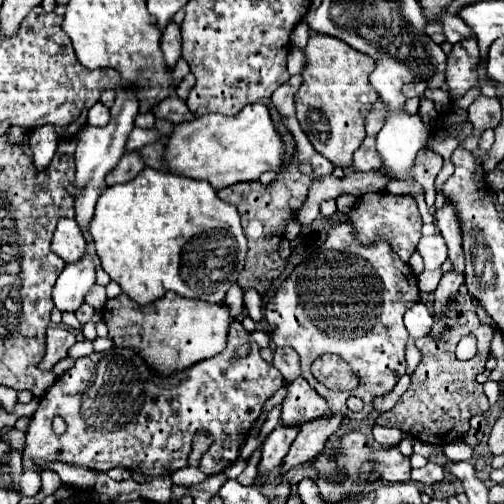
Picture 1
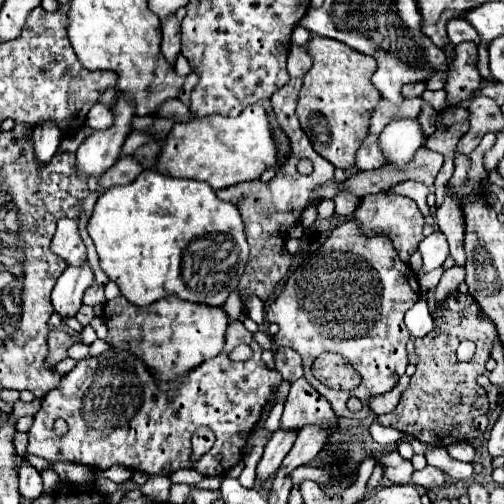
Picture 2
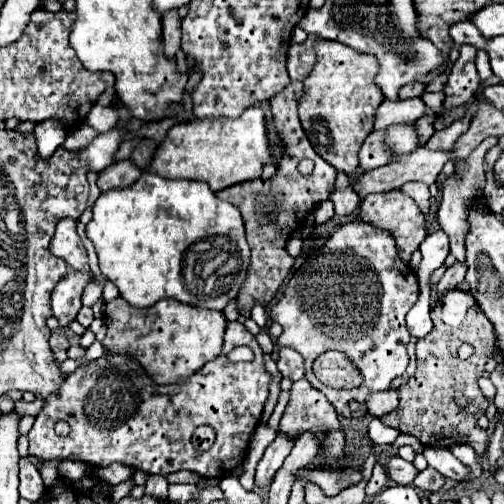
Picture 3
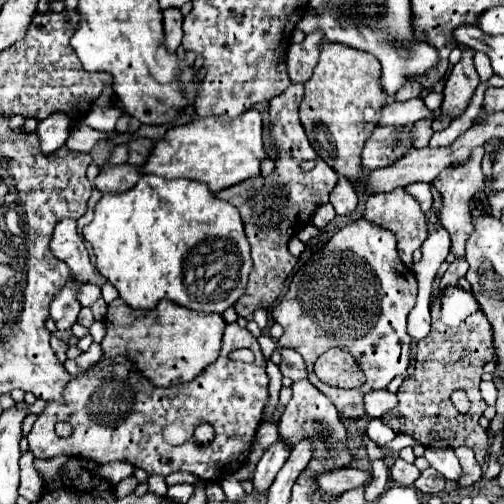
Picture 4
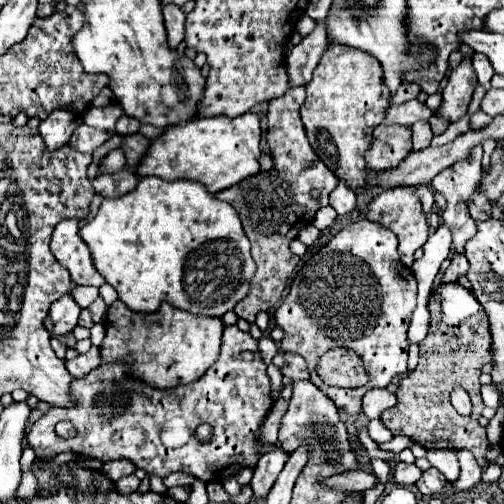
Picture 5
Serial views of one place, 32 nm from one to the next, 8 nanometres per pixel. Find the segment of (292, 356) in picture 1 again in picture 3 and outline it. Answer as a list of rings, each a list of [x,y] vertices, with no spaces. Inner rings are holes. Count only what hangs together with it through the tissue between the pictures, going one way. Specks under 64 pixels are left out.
[[[280,348],[278,350],[278,370],[282,378],[290,378],[292,382],[298,378],[304,378],[304,362],[302,356],[292,348]]]

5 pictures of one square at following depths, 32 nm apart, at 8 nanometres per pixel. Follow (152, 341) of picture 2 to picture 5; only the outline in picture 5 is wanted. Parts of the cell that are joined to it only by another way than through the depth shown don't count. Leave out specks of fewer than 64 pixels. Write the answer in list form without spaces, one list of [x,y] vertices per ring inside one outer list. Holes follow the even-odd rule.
[[[116,300],[108,308],[106,336],[100,350],[102,362],[124,358],[124,362],[132,366],[134,376],[144,378],[144,382],[154,384],[156,388],[172,388],[198,380],[218,358],[220,340],[222,318],[194,316],[192,312],[180,310],[168,302],[162,302],[156,312],[140,314],[130,310],[122,300]]]

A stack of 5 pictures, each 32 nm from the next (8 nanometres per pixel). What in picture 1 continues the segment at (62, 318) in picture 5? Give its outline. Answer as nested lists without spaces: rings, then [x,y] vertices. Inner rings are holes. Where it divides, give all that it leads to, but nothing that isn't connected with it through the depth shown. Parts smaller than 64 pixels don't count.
[[[90,240],[86,246],[86,254],[78,262],[64,266],[52,292],[54,306],[60,312],[64,310],[76,312],[76,308],[82,306],[88,290],[96,284],[96,266],[92,262],[94,256],[96,256],[94,240]]]

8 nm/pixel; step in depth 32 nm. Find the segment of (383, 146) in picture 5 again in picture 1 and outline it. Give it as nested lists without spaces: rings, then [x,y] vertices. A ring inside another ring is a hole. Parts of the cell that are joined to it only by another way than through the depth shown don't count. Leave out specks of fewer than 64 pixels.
[[[368,136],[362,142],[362,146],[354,152],[352,168],[354,172],[370,172],[380,168],[380,156],[376,156],[376,150],[374,150],[374,136]]]

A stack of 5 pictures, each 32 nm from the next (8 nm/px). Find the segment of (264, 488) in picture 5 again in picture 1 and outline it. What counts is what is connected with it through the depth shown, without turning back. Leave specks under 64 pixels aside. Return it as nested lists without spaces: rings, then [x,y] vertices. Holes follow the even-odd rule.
[[[278,424],[268,434],[268,438],[262,444],[262,458],[260,458],[260,464],[258,464],[260,476],[266,476],[270,470],[274,470],[276,466],[282,464],[284,456],[288,454],[290,444],[294,442],[294,438],[298,434],[298,428],[300,426],[284,426],[284,424]]]

